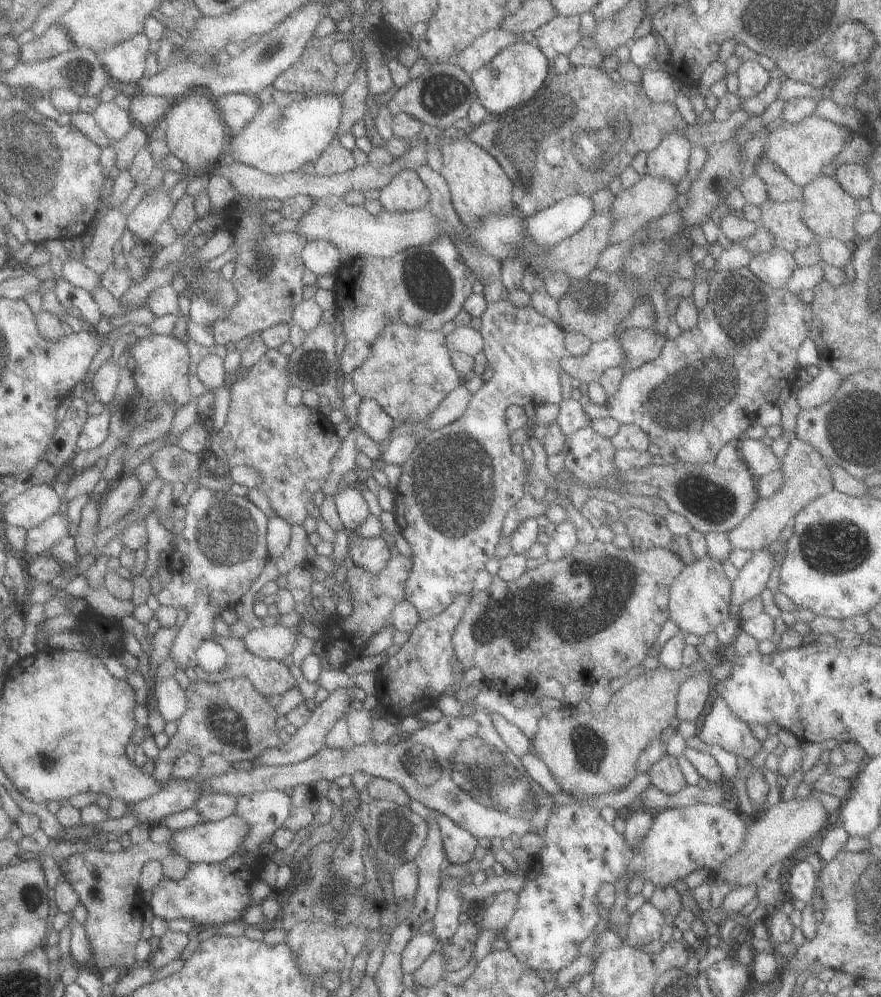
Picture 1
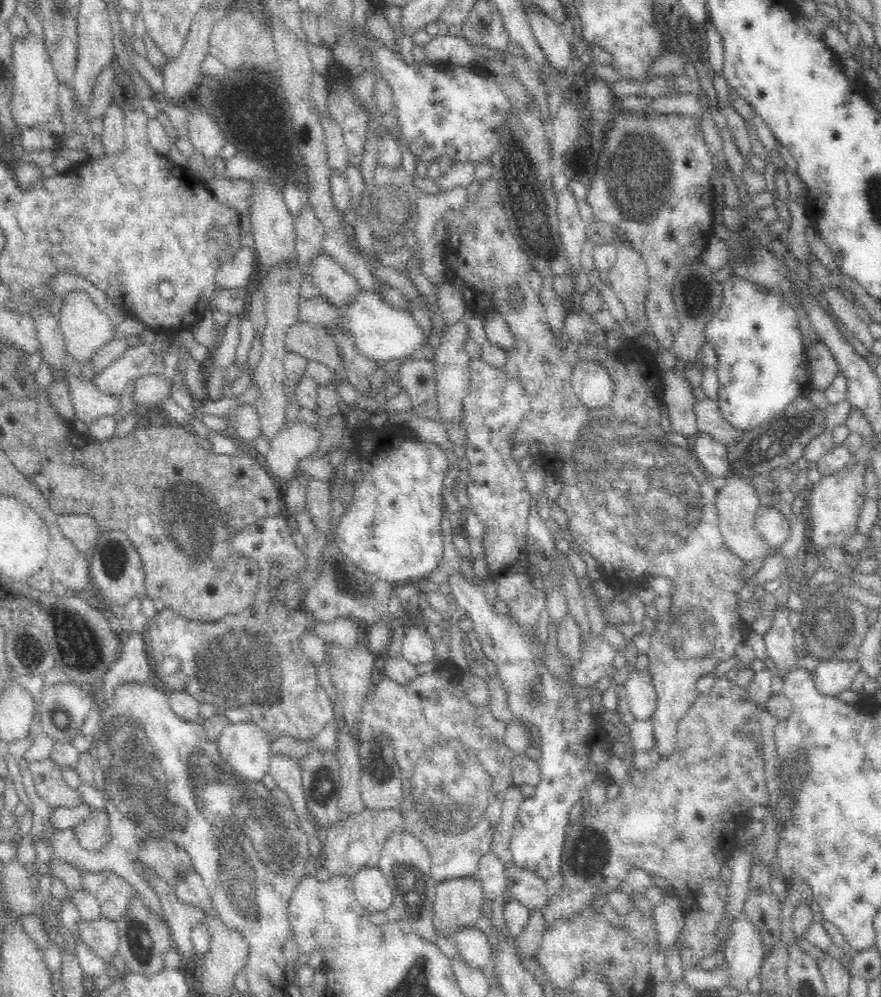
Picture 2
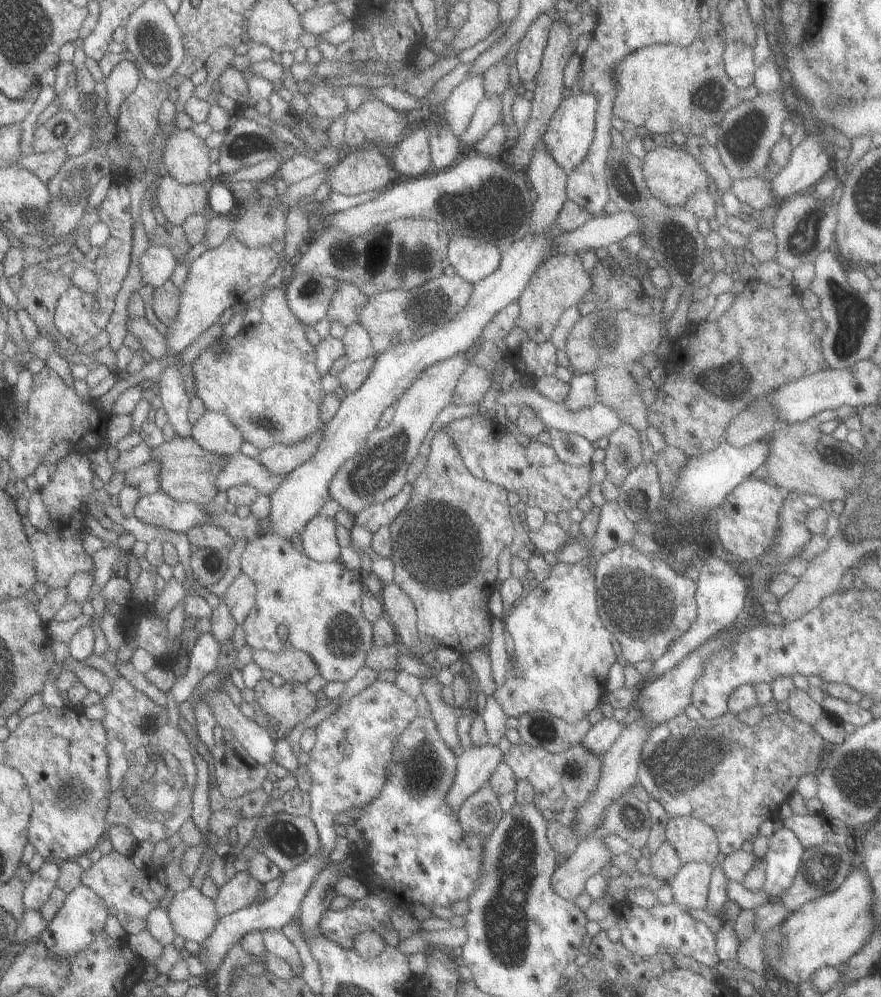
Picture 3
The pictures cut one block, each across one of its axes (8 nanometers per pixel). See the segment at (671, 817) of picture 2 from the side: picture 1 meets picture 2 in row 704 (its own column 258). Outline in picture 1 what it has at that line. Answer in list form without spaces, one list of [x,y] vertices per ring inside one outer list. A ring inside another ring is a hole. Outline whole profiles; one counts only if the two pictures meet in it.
[[[243,677],[225,679],[216,683],[191,681],[184,690],[186,707],[184,713],[176,720],[175,733],[168,738],[164,748],[154,758],[154,768],[150,773],[160,783],[165,783],[170,776],[173,761],[181,754],[192,751],[201,759],[209,753],[220,754],[228,763],[240,760],[253,760],[265,749],[277,748],[282,742],[277,737],[278,728],[275,726],[275,719],[278,714],[268,703],[268,698],[257,692],[253,685]]]

